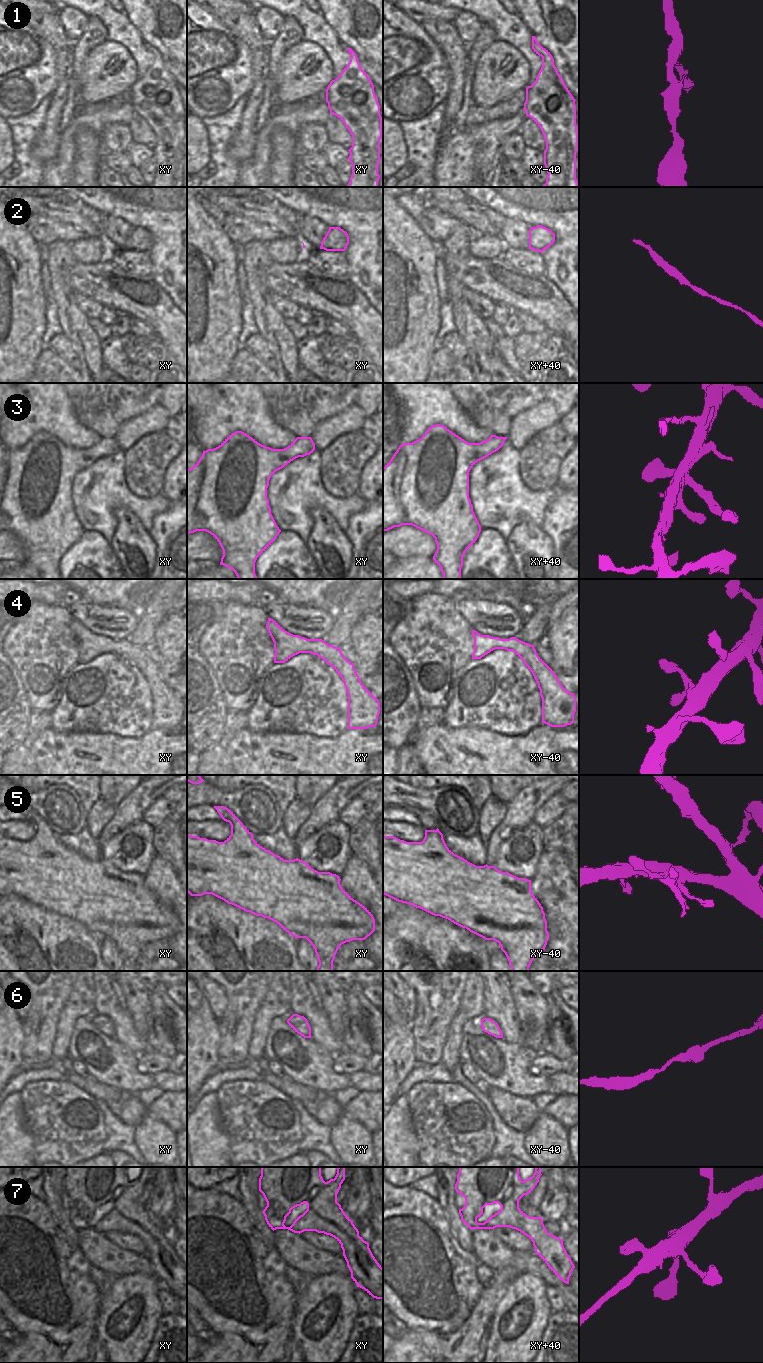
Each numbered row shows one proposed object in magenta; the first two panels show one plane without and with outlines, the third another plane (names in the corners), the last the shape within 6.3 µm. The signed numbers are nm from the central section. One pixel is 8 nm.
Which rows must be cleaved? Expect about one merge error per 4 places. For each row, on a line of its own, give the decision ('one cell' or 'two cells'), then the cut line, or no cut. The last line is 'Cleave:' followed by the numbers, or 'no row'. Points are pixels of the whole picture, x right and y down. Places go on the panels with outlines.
1: two cells; cut in xy along (346, 85), (349, 92), (345, 96)
2: one cell; no cut
3: one cell; no cut
4: one cell; no cut
5: two cells; cut in xy along (238, 819), (229, 822)
6: one cell; no cut
7: one cell; no cut
Cleave: 1, 5

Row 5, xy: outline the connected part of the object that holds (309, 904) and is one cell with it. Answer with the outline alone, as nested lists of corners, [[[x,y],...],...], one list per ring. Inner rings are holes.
[[[239,819],[230,825],[231,835],[224,842],[187,834],[187,892],[191,896],[212,894],[246,912],[276,922],[295,938],[306,938],[317,955],[317,971],[333,971],[333,961],[342,944],[365,940],[375,931],[373,915],[341,887],[338,875],[318,872],[298,858],[284,860],[266,850],[253,839],[253,834]]]

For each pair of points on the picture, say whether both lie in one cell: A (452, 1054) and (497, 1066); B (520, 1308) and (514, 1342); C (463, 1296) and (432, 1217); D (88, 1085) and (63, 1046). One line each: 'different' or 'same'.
A: different
B: same
C: same
D: different

